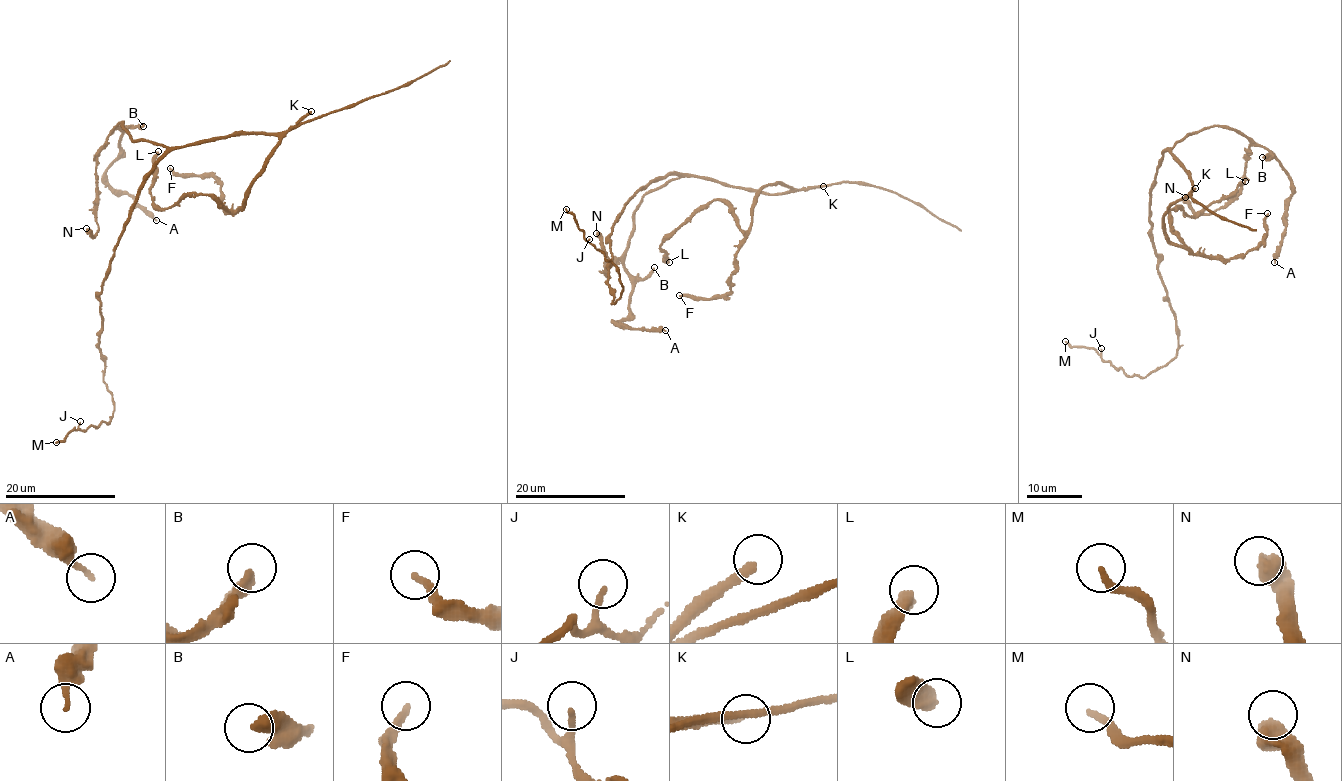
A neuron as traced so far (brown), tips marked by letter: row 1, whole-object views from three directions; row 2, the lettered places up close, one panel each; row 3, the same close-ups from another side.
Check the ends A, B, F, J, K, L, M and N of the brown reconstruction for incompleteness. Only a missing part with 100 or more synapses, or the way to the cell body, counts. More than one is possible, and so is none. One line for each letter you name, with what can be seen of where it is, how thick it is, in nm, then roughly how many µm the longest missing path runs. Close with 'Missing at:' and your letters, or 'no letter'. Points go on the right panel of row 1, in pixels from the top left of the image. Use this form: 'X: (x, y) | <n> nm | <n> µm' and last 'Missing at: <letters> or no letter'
Missing at: no letter

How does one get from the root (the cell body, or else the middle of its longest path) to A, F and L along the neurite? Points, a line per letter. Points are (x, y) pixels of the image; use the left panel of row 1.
A: (158, 163), (167, 149), (132, 139), (118, 121), (113, 129), (121, 130), (120, 155), (106, 180), (156, 220)
F: (158, 163), (174, 148), (227, 136), (278, 137), (246, 204), (232, 213), (222, 205), (215, 179), (170, 168)
L: (158, 163), (227, 136), (278, 137), (231, 212), (209, 195), (156, 206), (158, 151)

